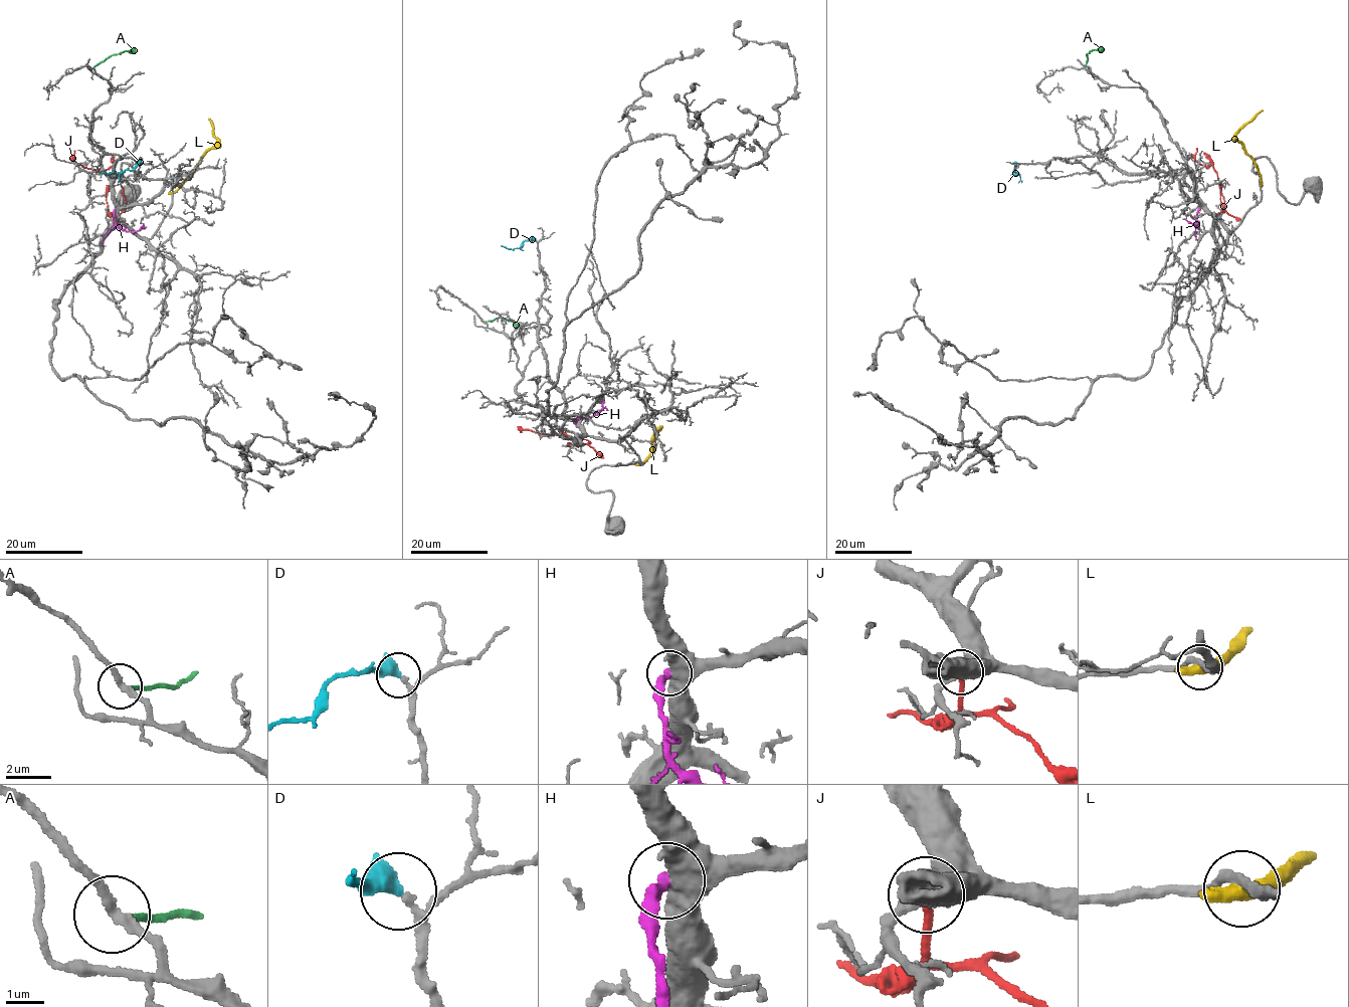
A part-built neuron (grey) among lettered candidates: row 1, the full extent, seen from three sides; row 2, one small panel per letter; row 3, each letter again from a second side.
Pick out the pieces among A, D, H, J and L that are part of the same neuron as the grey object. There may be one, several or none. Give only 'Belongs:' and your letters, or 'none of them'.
Belongs: D

